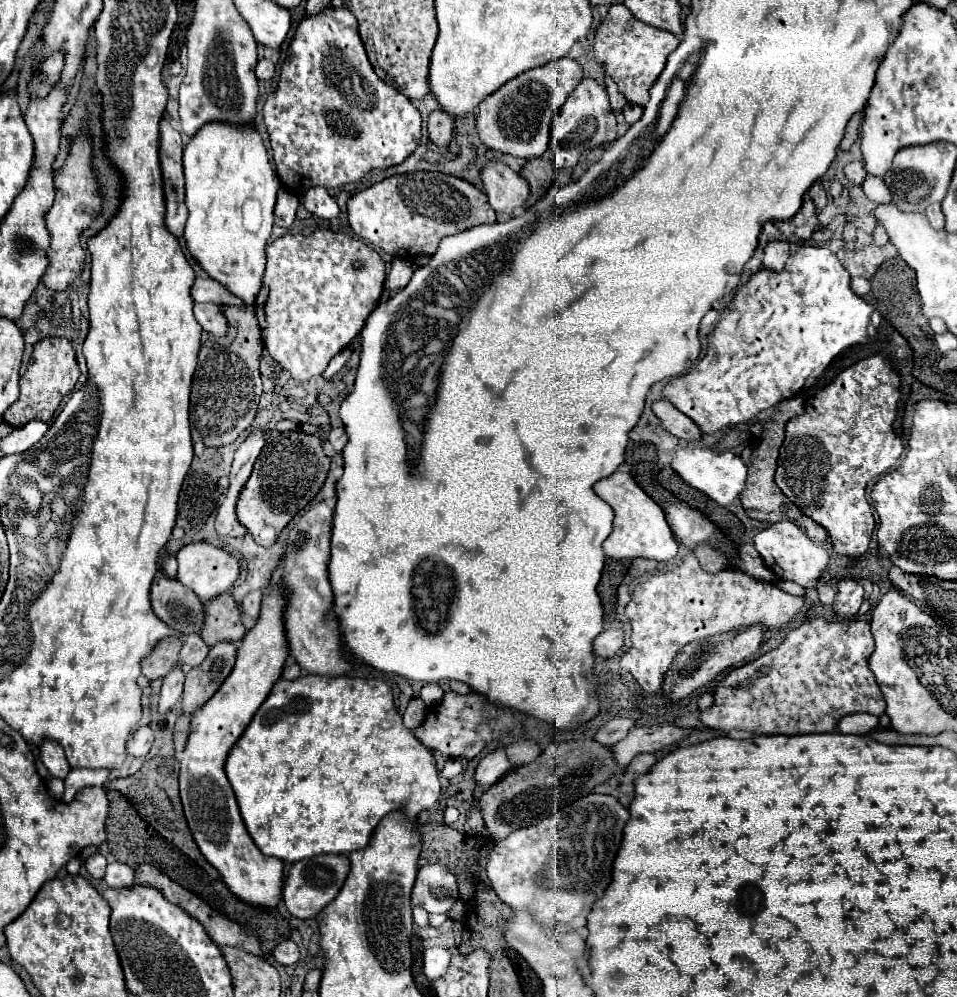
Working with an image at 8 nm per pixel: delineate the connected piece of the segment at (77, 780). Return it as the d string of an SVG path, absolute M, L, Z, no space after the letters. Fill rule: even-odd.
M71 769L65 777L65 793L63 801L73 801L75 793L83 785L103 785L105 779L109 779L111 771L107 769Z

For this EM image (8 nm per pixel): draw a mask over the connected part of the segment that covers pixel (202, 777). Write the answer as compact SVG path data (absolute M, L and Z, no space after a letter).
M269 583L269 591L263 595L263 607L257 623L243 637L237 649L237 663L229 679L201 707L201 711L191 717L191 733L181 757L179 773L183 811L199 851L219 871L221 881L229 887L229 891L233 891L233 895L237 895L247 905L265 909L275 909L281 901L283 861L263 855L247 835L235 793L225 775L225 759L231 751L231 745L235 745L283 673L285 659L289 657L283 619L285 607L287 589L279 583Z

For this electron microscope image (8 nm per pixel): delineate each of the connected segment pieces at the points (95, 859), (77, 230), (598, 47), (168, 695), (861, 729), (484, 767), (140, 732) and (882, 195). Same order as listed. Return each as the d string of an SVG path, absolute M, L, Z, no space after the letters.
M95 853L95 855L91 855L91 857L85 861L85 867L87 867L87 871L91 873L91 877L95 877L95 879L103 879L107 861L105 861L105 857L103 857L101 853Z
M77 133L71 139L69 155L63 167L53 173L53 183L55 183L55 201L53 207L45 213L45 225L51 235L51 245L47 249L49 265L41 277L41 283L53 291L65 291L75 279L81 277L85 265L81 233L91 227L93 219L101 213L101 205L103 205L99 179L93 171L93 145L83 133Z
M615 3L597 29L593 49L595 59L603 65L605 75L609 75L619 85L619 91L625 95L625 99L643 107L649 99L649 87L661 75L669 53L673 53L677 45L679 39L675 35L641 23L623 3Z
M175 665L175 669L163 677L163 687L161 687L161 693L159 693L159 705L157 705L157 713L159 713L159 727L165 727L165 715L177 705L177 701L181 699L181 693L183 693L183 681L185 681L185 675L181 671L181 665Z
M851 713L847 717L843 717L837 723L837 729L841 733L857 733L857 735L865 735L869 731L873 731L879 725L879 717L869 715L869 713Z
M495 749L493 753L487 753L475 771L475 781L489 787L493 783L497 783L507 771L511 769L511 763L507 761L505 749Z
M143 725L137 731L133 731L133 735L127 743L127 751L129 751L129 755L145 757L149 753L151 745L153 745L153 731L149 725Z
M867 175L865 183L863 183L861 187L863 187L865 195L867 195L875 205L879 205L879 203L889 203L889 201L891 201L891 193L889 193L883 177Z

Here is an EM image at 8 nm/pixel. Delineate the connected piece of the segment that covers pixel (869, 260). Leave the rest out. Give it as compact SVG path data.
M887 243L885 247L869 245L855 251L845 251L845 249L837 251L837 259L849 271L851 277L867 277L867 279L873 277L877 267L891 257L895 257L895 249L891 247L891 243Z

